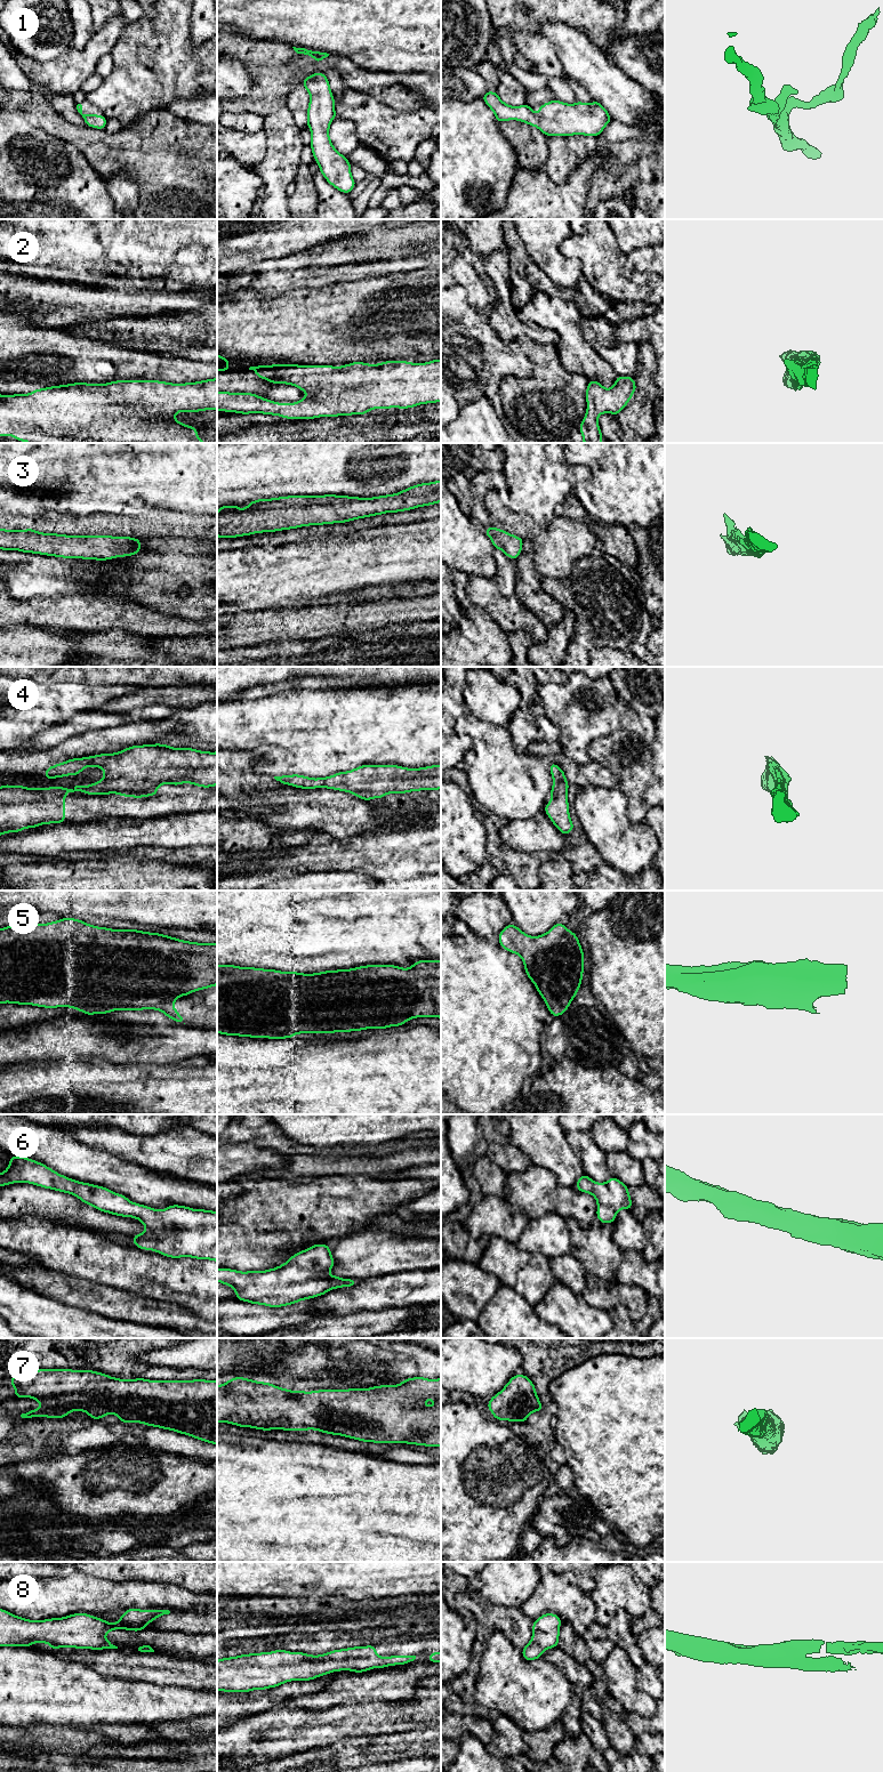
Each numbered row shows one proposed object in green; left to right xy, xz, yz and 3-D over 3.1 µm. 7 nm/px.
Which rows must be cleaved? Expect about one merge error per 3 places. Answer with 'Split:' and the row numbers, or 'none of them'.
Split: none of them

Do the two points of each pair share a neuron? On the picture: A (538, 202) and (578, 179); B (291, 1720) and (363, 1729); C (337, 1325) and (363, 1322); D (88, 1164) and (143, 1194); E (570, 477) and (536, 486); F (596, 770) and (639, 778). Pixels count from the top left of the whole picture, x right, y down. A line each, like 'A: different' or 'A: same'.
A: same
B: same
C: same
D: same
E: same
F: different

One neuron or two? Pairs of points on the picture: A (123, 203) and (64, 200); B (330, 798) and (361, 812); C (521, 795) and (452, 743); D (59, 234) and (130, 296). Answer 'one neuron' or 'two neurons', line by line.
A: two neurons
B: one neuron
C: two neurons
D: two neurons

